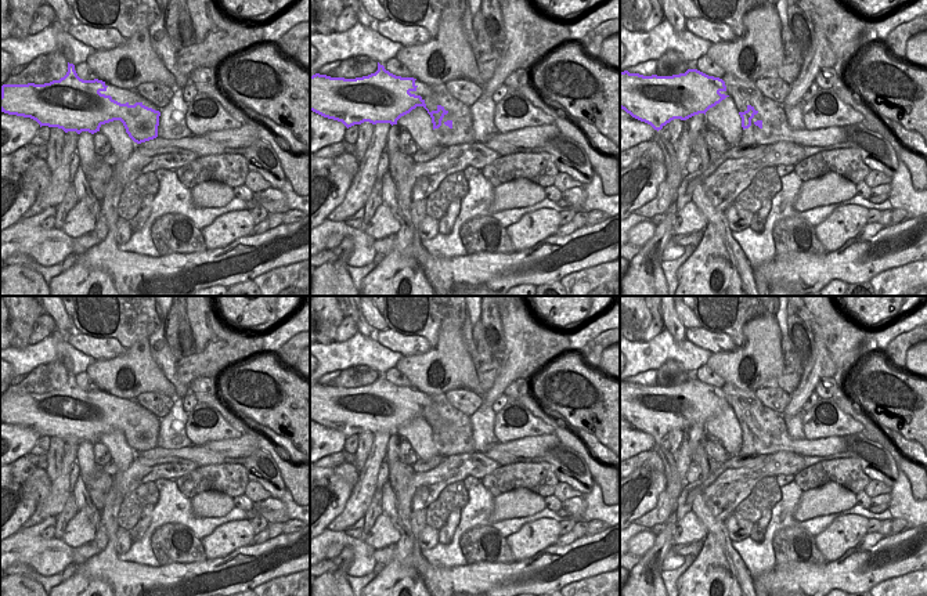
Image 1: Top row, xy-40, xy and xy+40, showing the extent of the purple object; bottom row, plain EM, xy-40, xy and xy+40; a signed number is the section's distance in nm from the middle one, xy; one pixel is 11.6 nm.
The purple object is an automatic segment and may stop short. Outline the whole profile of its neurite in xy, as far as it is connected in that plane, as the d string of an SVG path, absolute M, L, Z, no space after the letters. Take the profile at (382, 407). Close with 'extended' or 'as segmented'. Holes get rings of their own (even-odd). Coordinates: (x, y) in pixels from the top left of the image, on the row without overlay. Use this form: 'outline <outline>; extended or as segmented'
outline M379 372L375 383L356 389L315 383L310 386L310 420L349 438L364 431L393 436L401 426L423 416L432 427L433 440L439 438L448 420L437 415L430 422L425 409L414 404L418 397L415 390L390 383Z; as segmented

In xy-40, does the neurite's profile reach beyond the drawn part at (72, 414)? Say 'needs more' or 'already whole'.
already whole

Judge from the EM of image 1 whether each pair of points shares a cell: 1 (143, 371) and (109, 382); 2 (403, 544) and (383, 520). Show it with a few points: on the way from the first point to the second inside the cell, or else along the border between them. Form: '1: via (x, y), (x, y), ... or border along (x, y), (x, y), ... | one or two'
1: via (133, 368), (123, 364), (115, 372) | one
2: border along (401, 534), (395, 544) | two

